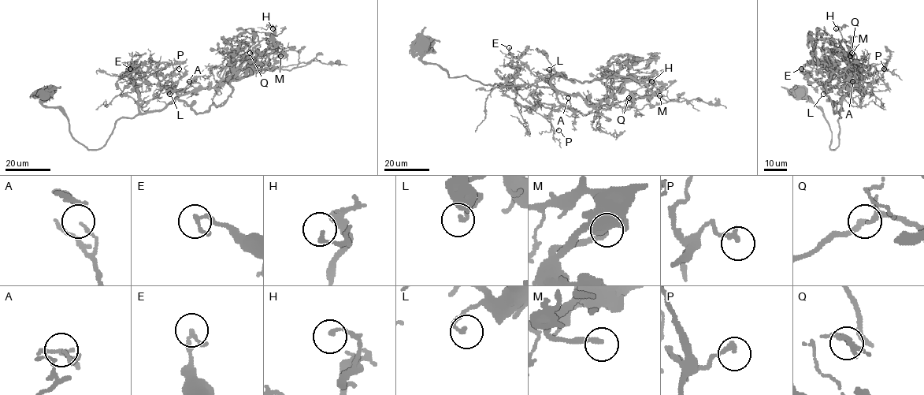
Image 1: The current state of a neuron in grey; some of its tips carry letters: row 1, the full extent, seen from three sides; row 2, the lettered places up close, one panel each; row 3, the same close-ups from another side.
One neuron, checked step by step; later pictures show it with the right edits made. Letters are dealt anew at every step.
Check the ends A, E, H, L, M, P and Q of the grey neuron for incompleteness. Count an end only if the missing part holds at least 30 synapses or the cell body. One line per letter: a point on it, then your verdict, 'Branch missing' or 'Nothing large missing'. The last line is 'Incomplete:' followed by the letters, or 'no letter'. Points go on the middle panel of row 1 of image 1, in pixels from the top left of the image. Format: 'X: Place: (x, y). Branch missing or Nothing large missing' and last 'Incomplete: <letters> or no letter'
A: Place: (568, 98). Nothing large missing
E: Place: (509, 47). Nothing large missing
H: Place: (651, 81). Nothing large missing
L: Place: (549, 69). Nothing large missing
M: Place: (659, 95). Branch missing
P: Place: (558, 130). Nothing large missing
Q: Place: (628, 98). Nothing large missing
Incomplete: M

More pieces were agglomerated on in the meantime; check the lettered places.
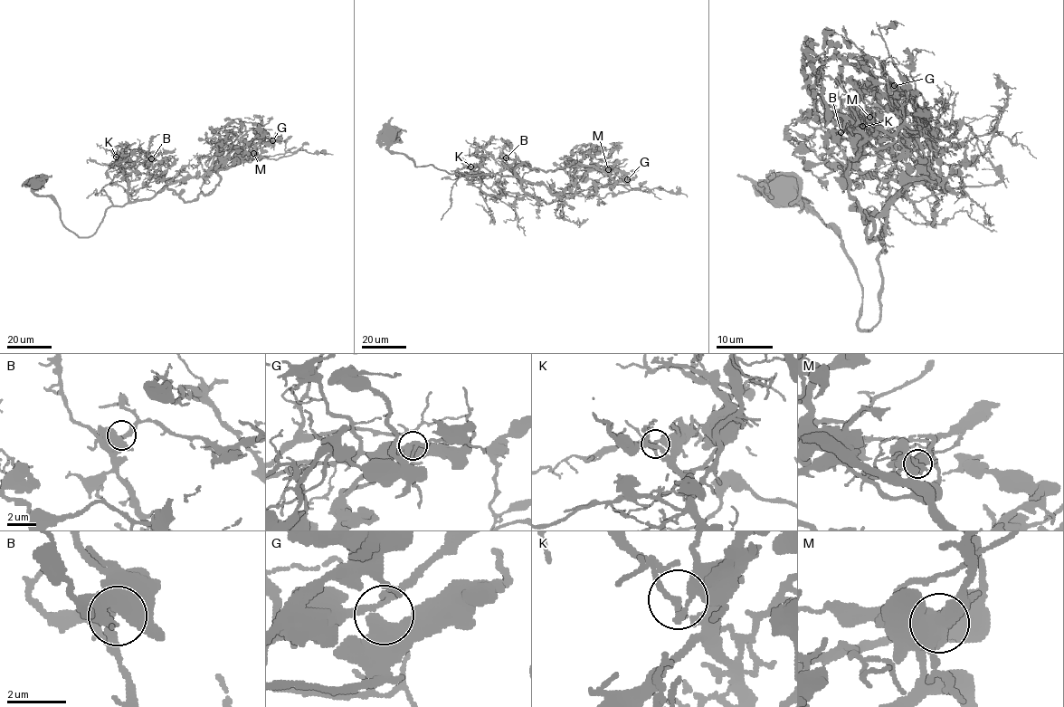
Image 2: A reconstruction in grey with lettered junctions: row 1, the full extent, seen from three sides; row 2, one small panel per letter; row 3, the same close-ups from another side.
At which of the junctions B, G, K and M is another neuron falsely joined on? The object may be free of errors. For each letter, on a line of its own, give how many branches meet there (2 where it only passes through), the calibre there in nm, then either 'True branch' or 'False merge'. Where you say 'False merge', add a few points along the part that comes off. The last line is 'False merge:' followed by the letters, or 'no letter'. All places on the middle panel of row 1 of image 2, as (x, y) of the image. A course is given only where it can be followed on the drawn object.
B: Branches: 2. Thickness 480 nm. True branch
G: Branches: 3. Thickness 400 nm. True branch
K: Branches: 2. Thickness 180 nm. True branch
M: Branches: 4. Thickness 600 nm. False merge. Course of the part to remove: (608, 169), (619, 162)
False merge: M

